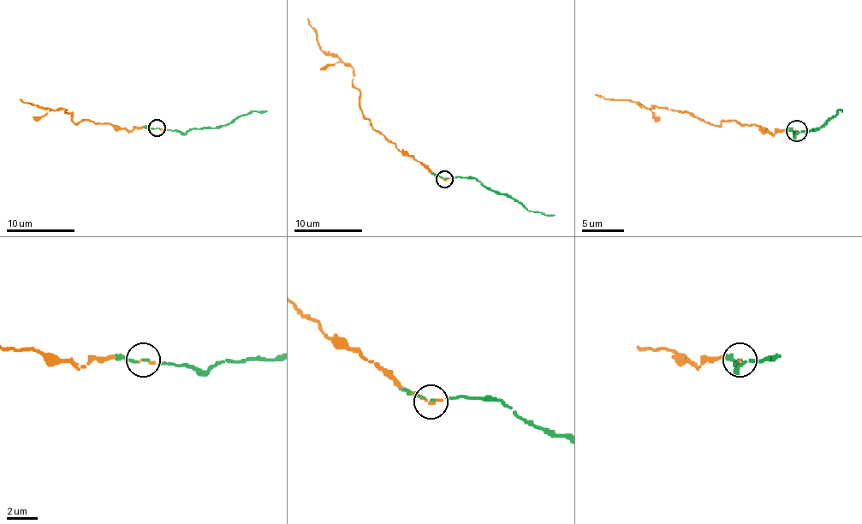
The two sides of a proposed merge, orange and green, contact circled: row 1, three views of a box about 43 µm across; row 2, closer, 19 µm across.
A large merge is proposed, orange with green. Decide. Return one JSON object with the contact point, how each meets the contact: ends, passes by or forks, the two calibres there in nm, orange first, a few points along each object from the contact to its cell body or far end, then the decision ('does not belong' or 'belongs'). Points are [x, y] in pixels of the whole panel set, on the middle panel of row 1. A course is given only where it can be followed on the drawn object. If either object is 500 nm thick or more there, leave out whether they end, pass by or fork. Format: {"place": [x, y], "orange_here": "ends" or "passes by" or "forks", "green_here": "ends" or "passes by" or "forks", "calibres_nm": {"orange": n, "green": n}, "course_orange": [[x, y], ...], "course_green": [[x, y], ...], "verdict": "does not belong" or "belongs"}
{"place": [444, 179], "orange_here": "ends", "green_here": "passes by", "calibres_nm": {"orange": 200, "green": 110}, "course_orange": [[445, 179], [375, 131], [360, 107], [360, 92], [352, 81], [353, 69], [321, 50], [307, 19]], "course_green": [[445, 179], [474, 177], [486, 187], [506, 193], [528, 211], [554, 214]], "verdict": "belongs"}

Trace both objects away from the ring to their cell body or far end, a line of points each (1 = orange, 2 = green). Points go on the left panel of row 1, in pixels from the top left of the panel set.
1: (157, 128), (128, 130), (87, 120), (76, 123), (73, 113), (66, 110), (38, 108), (20, 99)
2: (157, 128), (187, 133), (199, 128), (218, 128), (232, 123), (240, 115), (266, 111)

